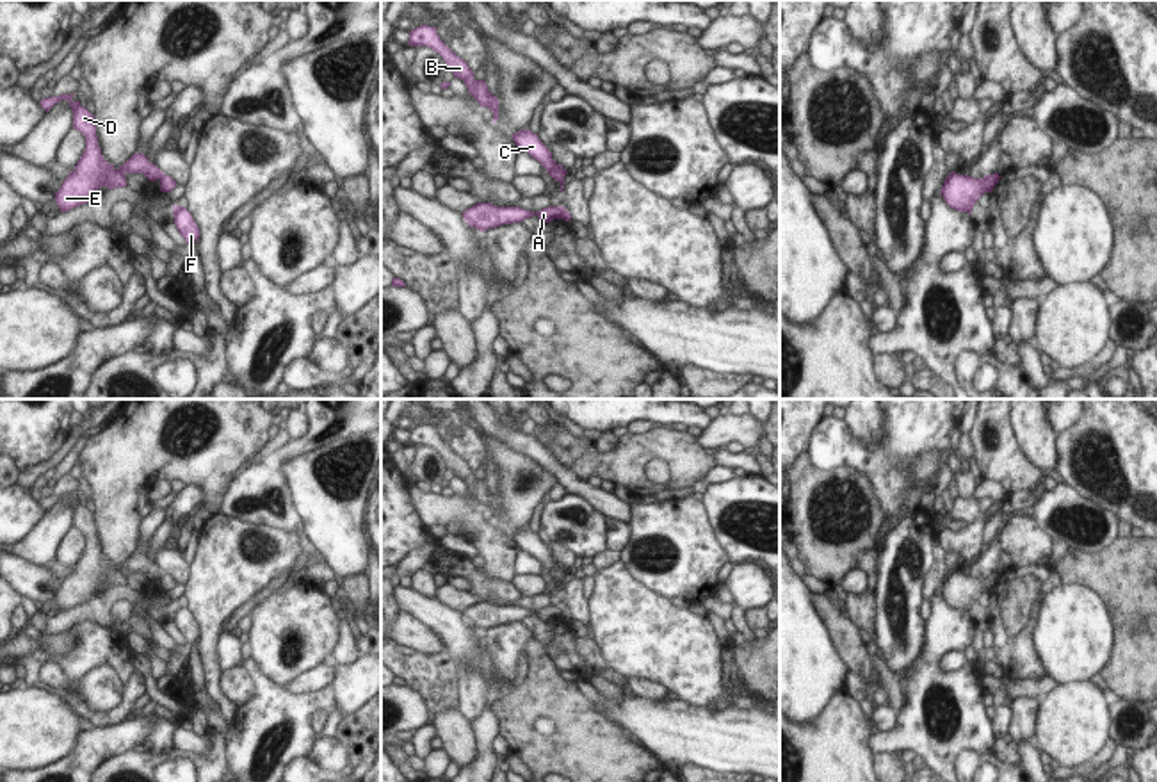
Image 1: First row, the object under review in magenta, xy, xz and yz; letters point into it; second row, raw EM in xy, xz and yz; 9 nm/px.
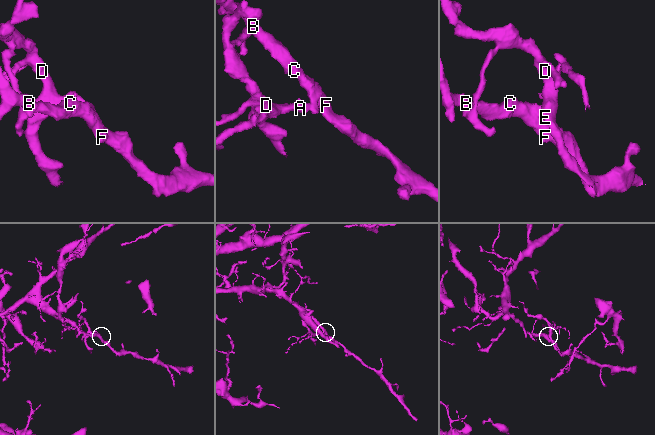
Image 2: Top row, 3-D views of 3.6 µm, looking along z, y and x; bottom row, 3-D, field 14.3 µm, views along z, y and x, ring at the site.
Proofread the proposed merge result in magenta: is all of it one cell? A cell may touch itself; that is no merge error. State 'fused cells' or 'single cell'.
fused cells

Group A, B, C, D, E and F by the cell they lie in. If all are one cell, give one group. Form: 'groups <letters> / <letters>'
groups A D E / B C F

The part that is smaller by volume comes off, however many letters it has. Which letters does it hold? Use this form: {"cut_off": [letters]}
{"cut_off": ["A", "D", "E"]}

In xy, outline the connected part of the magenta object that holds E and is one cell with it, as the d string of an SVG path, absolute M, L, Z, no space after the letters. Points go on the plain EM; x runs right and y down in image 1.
M61 493L39 501L48 511L61 499L68 499L73 508L73 527L85 536L85 549L80 559L55 591L55 602L61 611L89 602L100 586L126 586L126 572L142 572L150 581L162 579L164 572L142 552L134 552L117 568L109 563L98 543L94 515L78 499L75 501L73 495Z

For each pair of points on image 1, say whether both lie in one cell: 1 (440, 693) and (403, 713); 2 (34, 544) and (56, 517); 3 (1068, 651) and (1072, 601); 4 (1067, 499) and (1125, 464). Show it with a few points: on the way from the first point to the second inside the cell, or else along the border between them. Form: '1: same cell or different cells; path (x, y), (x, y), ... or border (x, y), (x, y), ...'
1: different cells; border (406, 684), (420, 695), (429, 711)
2: same cell; path (41, 537), (54, 524)
3: same cell; path (1072, 638), (1072, 613)
4: different cells; border (1065, 481), (1086, 499), (1113, 512)

